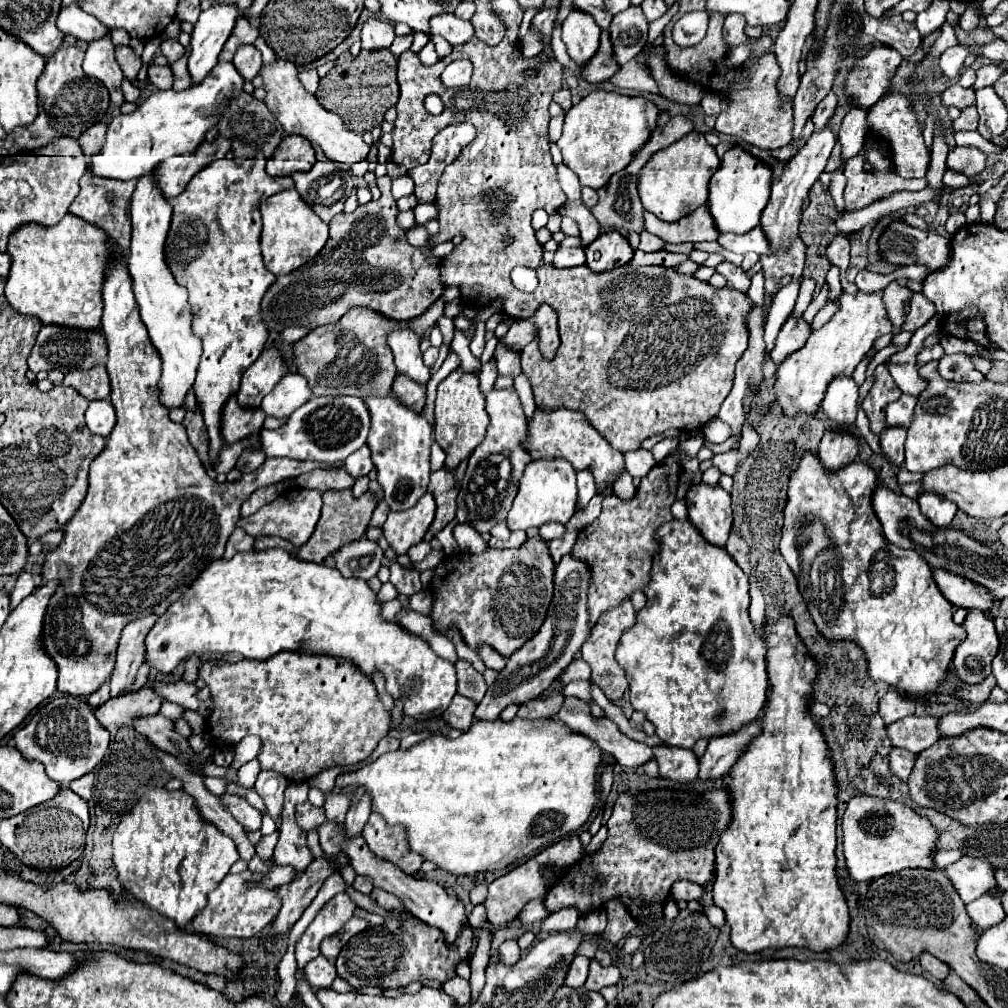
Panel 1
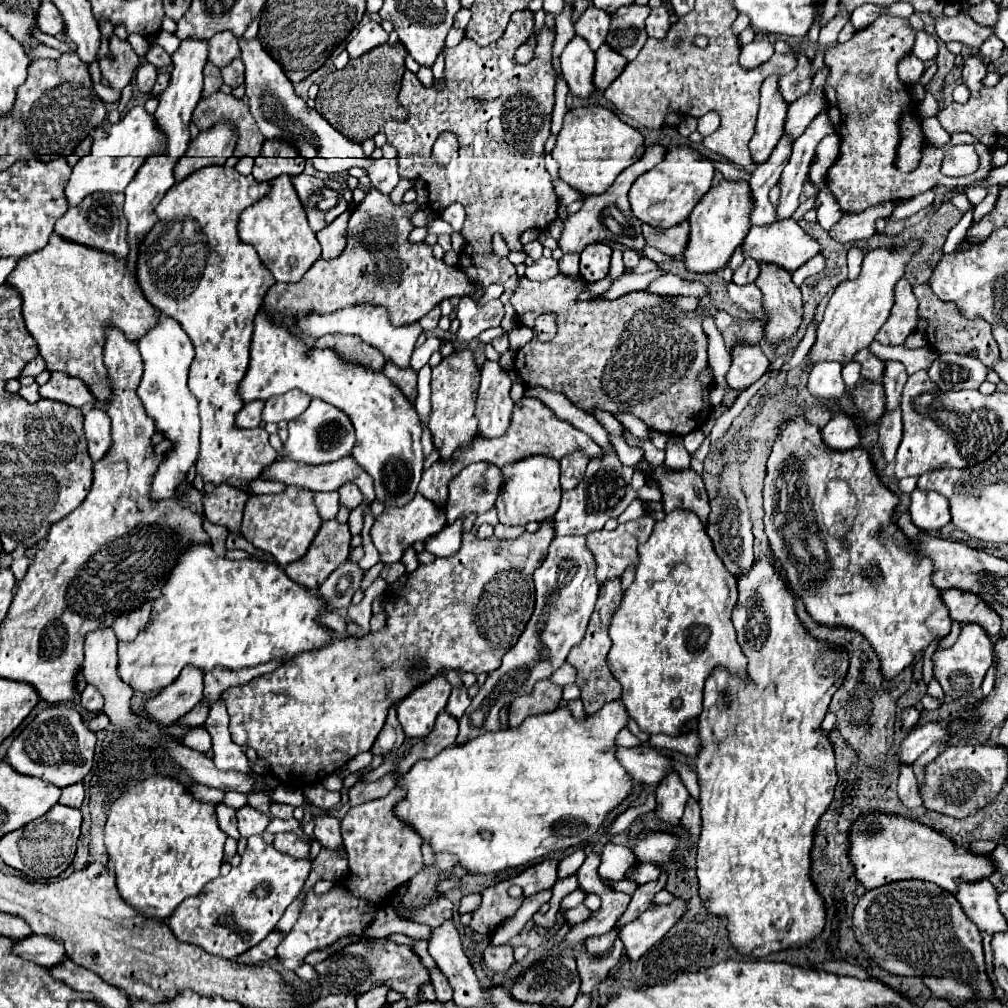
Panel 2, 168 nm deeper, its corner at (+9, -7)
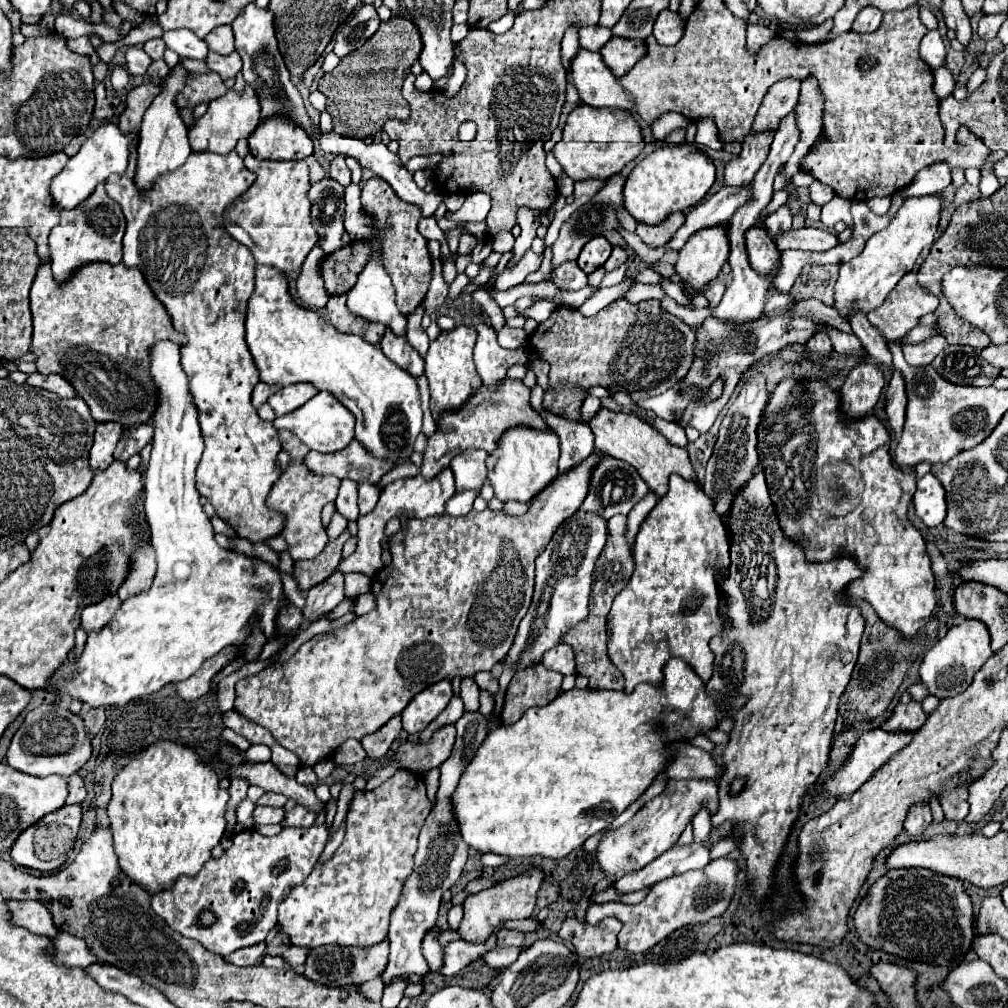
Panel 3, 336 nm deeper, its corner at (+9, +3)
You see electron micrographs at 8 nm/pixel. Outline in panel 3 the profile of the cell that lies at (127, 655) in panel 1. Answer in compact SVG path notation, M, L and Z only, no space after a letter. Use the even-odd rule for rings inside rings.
M154 550L138 552L136 560L134 560L134 566L132 566L132 572L128 574L128 580L120 586L118 598L124 602L124 600L128 600L132 596L148 592L148 588L152 584L152 578L154 578L154 572L156 572Z

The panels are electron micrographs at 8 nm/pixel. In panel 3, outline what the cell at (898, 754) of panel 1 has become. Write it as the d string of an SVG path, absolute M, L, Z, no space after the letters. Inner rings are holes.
M918 802L918 804L914 804L914 806L908 810L904 828L906 828L910 834L920 834L930 822L932 822L932 814L930 814L928 804Z

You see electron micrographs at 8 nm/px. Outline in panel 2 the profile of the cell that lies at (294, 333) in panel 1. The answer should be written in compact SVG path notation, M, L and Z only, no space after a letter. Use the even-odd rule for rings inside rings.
M362 302L360 306L348 306L344 310L336 310L332 314L310 314L302 320L298 320L298 328L312 336L312 338L320 338L324 334L356 334L360 336L364 342L372 344L374 348L378 348L386 360L392 360L396 366L406 368L410 364L411 355L415 348L416 341L423 332L422 327L418 322L406 326L392 326L388 312L384 310L384 306L372 306L372 302Z

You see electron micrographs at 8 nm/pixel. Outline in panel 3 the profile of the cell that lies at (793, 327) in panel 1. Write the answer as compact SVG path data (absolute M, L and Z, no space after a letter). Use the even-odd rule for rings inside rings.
M752 226L746 232L746 248L748 248L748 260L750 266L760 276L776 276L780 270L780 250L776 248L774 240L766 232L766 228Z

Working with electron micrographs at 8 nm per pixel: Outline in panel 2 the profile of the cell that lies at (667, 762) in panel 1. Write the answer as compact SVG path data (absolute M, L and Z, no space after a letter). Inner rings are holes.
M676 772L670 774L656 788L656 810L654 810L656 818L670 826L678 826L688 798L690 798L690 794L688 794L686 786L682 784L680 776Z

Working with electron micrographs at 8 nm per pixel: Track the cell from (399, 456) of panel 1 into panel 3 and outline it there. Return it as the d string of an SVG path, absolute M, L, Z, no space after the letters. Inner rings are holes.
M256 266L256 288L248 304L246 318L246 342L250 354L260 372L260 380L266 384L288 386L296 382L310 382L316 390L326 390L340 404L344 404L356 416L356 440L364 444L364 448L380 460L392 460L396 466L410 460L414 452L416 436L422 426L422 408L420 408L420 392L418 384L408 372L392 364L384 352L356 334L342 334L330 324L322 320L320 314L312 310L304 310L296 306L288 294L288 282L282 272L276 272L268 266Z

